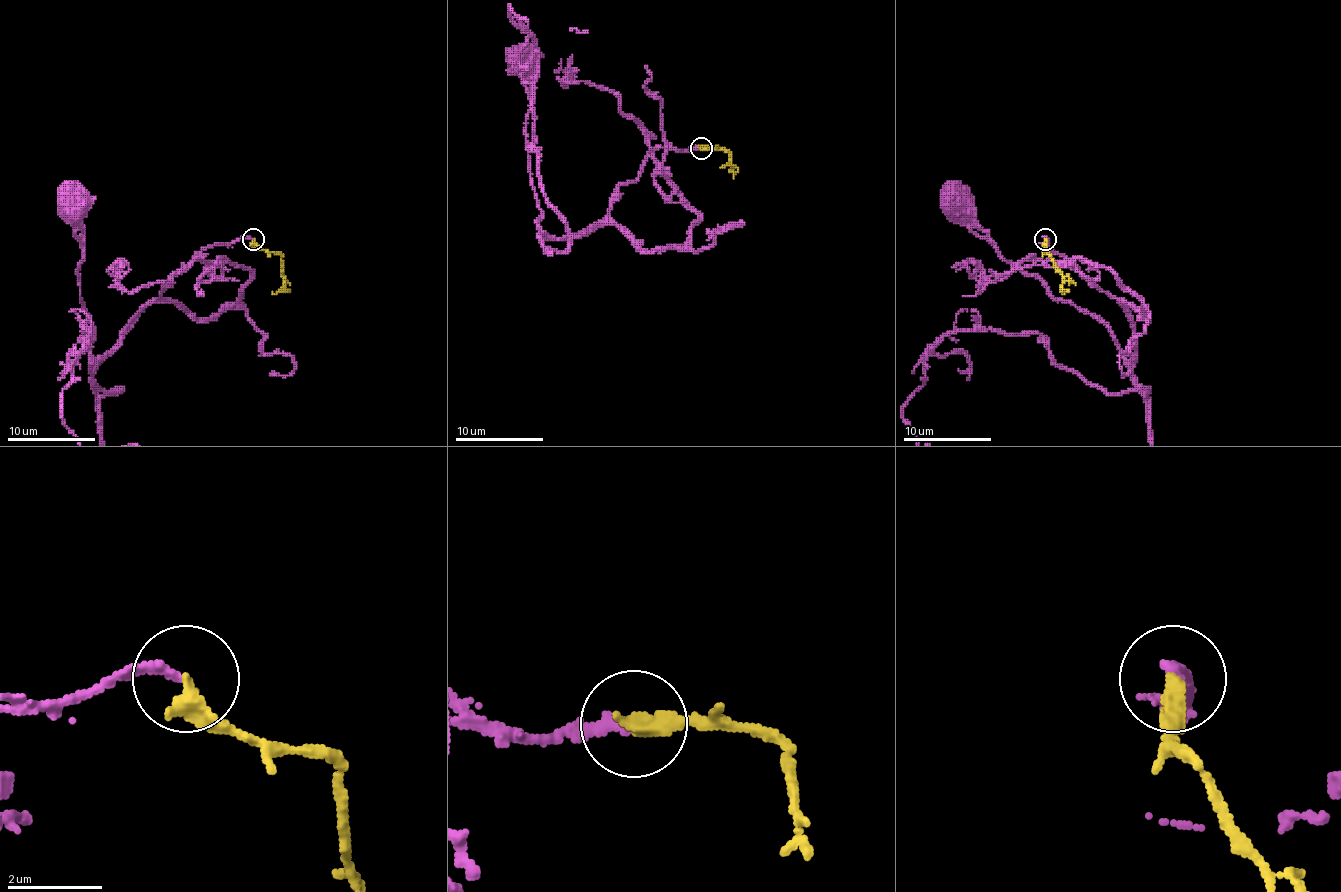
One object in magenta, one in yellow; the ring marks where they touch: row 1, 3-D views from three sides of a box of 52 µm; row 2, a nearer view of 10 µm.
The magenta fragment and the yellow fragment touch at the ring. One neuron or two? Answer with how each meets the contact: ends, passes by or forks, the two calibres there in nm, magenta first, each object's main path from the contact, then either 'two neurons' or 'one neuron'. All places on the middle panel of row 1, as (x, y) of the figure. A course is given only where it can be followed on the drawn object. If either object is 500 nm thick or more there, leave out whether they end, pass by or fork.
magenta ends; yellow ends; calibres 200 and 360 nm; course magenta (700, 147), (658, 147), (588, 233), (541, 231), (526, 141), (530, 70), (521, 61); course yellow (700, 147), (724, 150), (733, 165), (720, 167); one neuron

